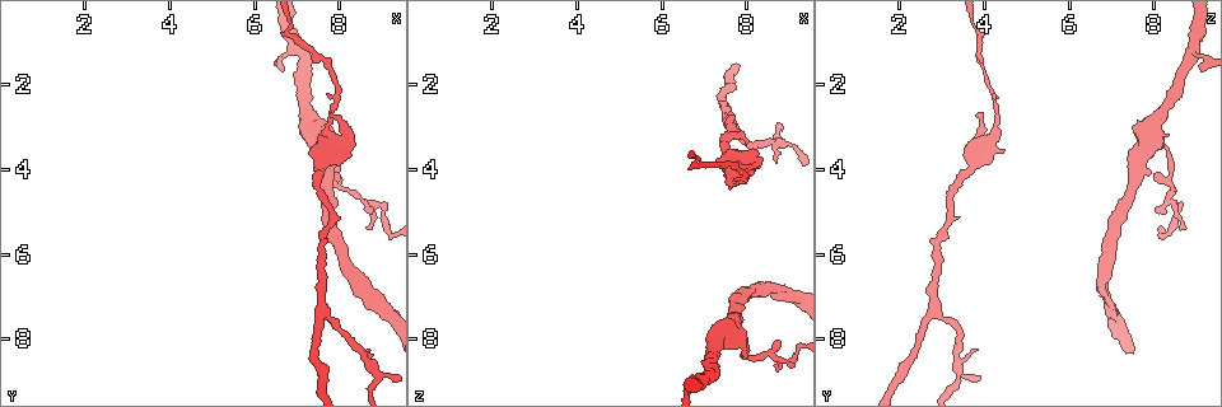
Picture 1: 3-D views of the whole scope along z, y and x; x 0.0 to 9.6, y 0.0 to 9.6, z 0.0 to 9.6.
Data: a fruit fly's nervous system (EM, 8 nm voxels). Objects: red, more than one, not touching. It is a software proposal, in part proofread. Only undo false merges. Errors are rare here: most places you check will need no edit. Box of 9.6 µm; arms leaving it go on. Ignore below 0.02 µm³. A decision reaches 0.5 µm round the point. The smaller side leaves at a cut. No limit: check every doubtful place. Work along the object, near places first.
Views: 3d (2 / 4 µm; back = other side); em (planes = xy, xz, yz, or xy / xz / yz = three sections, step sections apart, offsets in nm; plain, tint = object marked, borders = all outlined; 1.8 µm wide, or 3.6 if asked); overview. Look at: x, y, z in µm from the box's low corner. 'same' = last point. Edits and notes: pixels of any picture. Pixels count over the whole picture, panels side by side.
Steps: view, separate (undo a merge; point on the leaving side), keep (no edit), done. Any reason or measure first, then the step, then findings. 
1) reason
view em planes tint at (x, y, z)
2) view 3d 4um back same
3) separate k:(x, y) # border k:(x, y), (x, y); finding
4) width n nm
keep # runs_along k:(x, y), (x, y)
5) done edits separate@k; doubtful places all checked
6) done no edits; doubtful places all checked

sharp bend
view 3d 4um at (7.95, 4.30, 8.35)

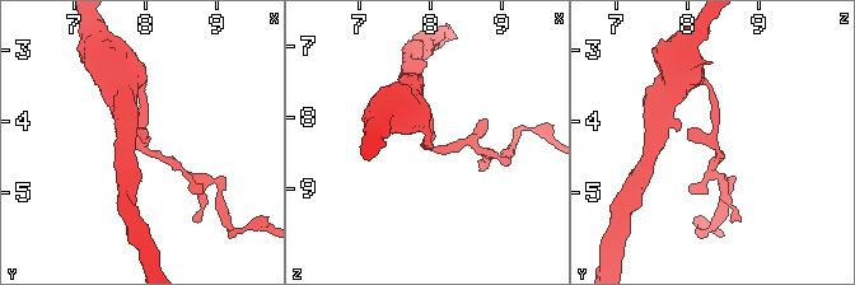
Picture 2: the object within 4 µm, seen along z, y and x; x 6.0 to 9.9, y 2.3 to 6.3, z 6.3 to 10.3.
view em xz step 8 tint at (7.95, 4.35, 8.35)

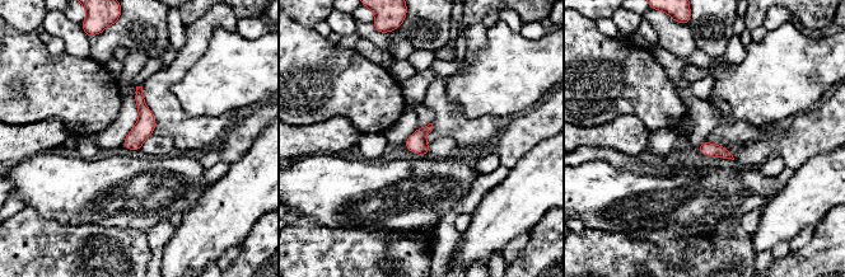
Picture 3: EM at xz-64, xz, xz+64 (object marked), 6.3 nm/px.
view em planes tint same

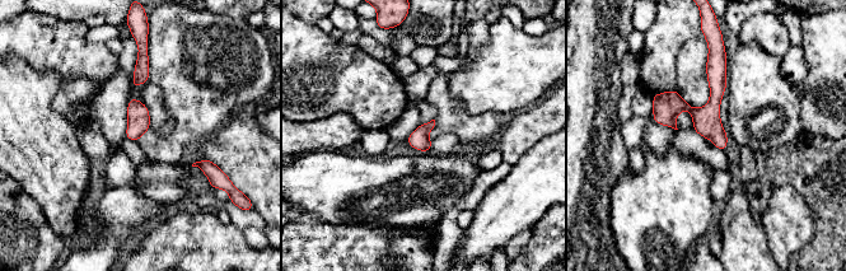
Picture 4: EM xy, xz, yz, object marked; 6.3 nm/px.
keep # runs_along 4:(715, 57), (714, 131), (723, 146); all the same neuron

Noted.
thin arm on a thick one
view em planes borders at (7.70, 3.95, 7.55)

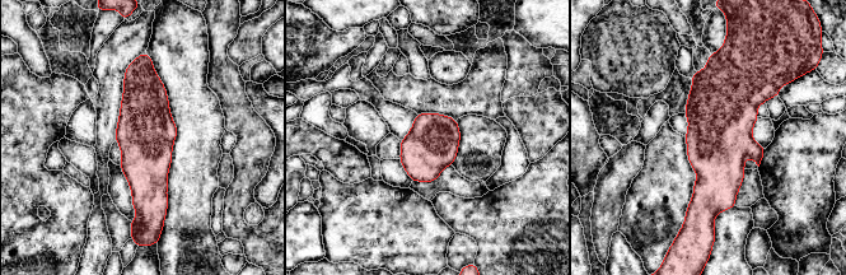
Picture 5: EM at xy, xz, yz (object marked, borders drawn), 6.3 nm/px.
keep # runs_along 5:(136, 64), (144, 93), (149, 217); all the same neuron

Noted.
thick turns thin
view em planes borders at (7.85, 2.90, 4.35)

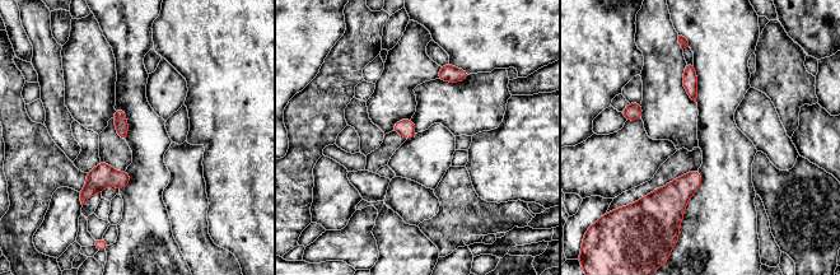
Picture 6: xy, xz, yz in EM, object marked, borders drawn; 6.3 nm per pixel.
width 80 nm
keep # one neuron here

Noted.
done no edits; doubtful places all checked

